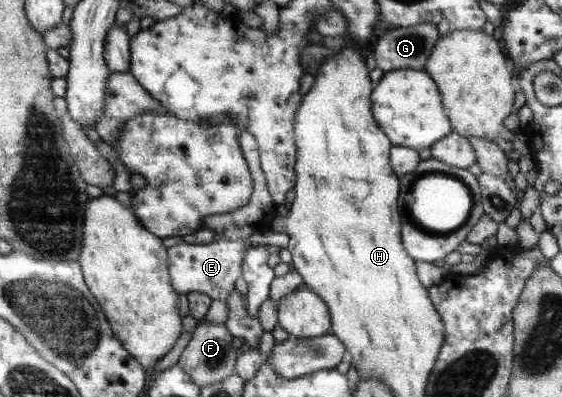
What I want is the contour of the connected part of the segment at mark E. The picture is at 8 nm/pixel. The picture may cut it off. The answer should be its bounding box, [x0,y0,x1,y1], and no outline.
[168,128,275,301]

